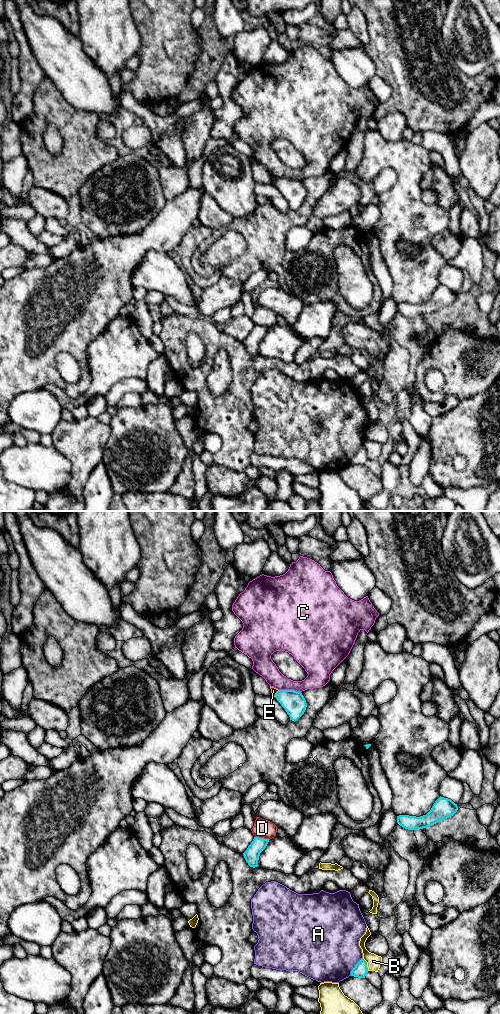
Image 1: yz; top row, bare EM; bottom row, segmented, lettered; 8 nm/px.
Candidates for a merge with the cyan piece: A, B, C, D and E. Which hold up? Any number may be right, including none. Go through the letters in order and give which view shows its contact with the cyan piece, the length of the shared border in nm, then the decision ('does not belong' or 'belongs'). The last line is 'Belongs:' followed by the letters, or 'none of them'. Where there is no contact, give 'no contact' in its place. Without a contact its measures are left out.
A: yz | 180 nm | does not belong
B: yz | 120 nm | does not belong
C: yz | 180 nm | does not belong
D: yz | 120 nm | does not belong
E: yz | 70 nm | does not belong
Belongs: none of them

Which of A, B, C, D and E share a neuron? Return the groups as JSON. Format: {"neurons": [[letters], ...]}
{"neurons": [["A"], ["B"], ["C"], ["D"], ["E"]]}

